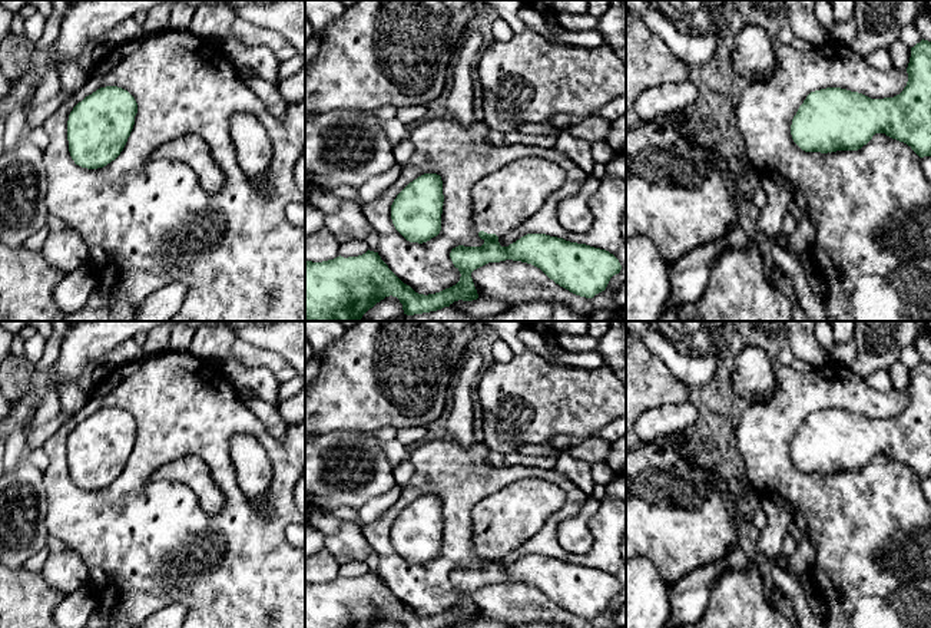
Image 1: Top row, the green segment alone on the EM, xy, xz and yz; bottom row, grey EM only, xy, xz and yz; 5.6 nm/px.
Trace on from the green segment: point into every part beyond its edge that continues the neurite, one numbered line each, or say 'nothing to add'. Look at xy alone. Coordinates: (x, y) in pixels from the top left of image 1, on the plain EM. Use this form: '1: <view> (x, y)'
nothing to add

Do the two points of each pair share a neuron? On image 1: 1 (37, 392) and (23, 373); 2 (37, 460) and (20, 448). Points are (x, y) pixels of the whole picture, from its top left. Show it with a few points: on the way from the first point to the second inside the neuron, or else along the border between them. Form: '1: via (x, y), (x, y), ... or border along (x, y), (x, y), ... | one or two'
1: border along (33, 372), (30, 387), (19, 396) | two
2: via (33, 456), (25, 452) | one

